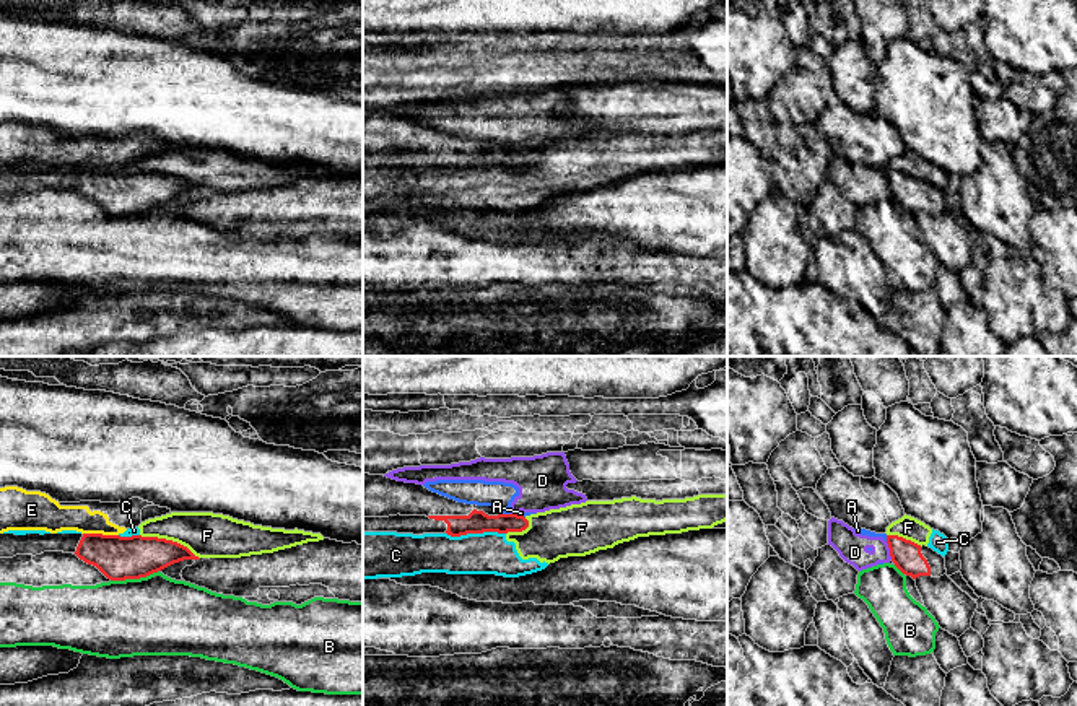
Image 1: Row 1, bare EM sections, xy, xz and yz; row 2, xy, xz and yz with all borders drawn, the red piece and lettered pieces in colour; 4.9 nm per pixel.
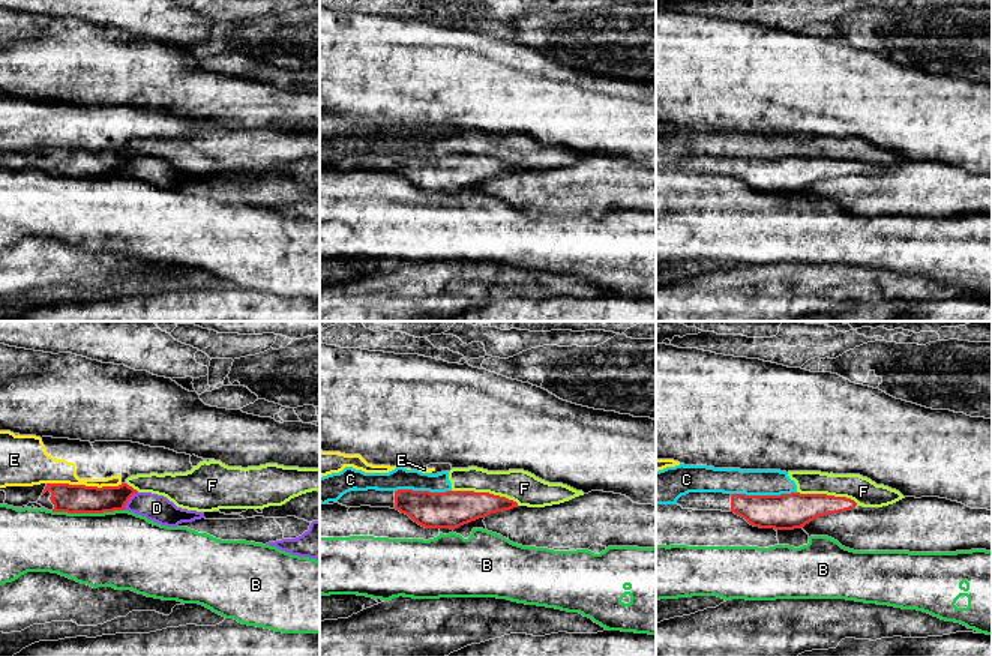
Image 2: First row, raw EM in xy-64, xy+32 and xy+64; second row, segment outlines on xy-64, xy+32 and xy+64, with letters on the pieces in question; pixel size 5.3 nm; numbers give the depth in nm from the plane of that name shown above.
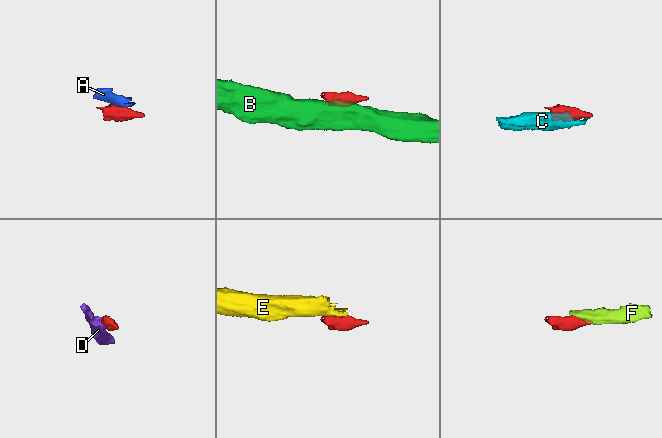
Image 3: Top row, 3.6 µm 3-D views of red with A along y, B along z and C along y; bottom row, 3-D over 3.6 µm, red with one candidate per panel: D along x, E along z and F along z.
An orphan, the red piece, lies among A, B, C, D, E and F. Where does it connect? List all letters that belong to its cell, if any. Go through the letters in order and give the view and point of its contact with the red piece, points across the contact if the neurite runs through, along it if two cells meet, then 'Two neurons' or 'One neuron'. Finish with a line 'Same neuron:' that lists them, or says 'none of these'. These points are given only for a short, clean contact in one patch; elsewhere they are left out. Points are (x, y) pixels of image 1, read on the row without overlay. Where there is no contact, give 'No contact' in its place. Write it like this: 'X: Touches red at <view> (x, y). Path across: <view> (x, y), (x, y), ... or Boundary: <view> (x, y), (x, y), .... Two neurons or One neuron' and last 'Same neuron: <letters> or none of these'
A: Touches red at xz (506, 150). Boundary: xz (503, 148), (510, 150). Two neurons
B: Touches red at xy (134, 213). Boundary: xy (158, 205), (139, 213), (111, 217). Two neurons
C: Touches red at xz (475, 168). Boundary: xz (446, 168), (451, 171), (505, 169). Two neurons
D: Touches red at yz (890, 186). Boundary: yz (885, 178), (892, 194). Two neurons
E: Touches red at xy (101, 169). Two neurons
F: Touches red at xy (170, 176). Boundary: xy (140, 169), (176, 176), (199, 194). Two neurons
Same neuron: none of these

